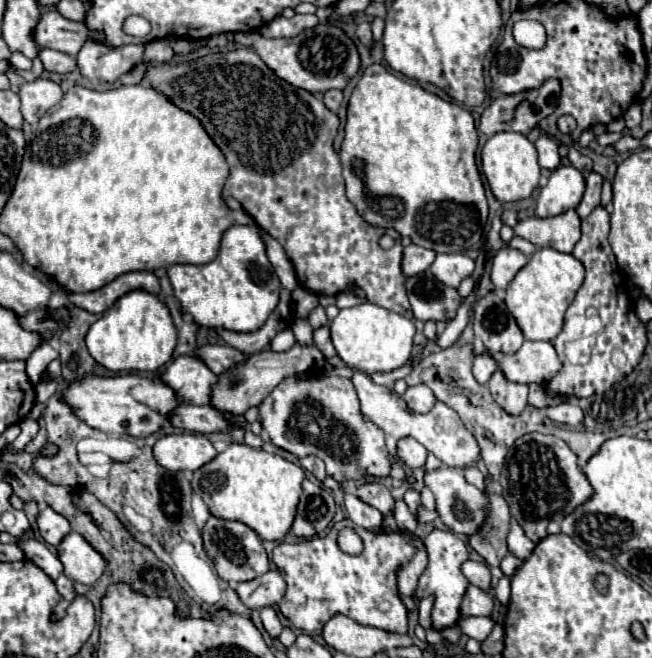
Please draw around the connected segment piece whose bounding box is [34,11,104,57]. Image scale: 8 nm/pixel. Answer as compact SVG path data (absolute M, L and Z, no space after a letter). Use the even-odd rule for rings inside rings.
M44 11L40 15L38 25L34 27L34 41L38 47L62 51L70 57L76 57L86 39L98 41L102 37L102 33L90 31L84 23L70 21L62 17L58 11Z

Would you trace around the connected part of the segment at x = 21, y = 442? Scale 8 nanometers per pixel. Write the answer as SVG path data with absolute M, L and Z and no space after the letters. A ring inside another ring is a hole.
M24 419L20 423L20 427L22 427L22 433L12 441L12 447L24 447L36 435L36 431L38 431L38 423L32 421L32 419Z

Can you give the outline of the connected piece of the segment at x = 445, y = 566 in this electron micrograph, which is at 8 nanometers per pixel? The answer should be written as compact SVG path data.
M434 529L426 537L426 549L428 549L428 567L420 575L416 597L426 597L426 595L436 597L436 603L432 609L432 625L434 625L434 629L442 631L446 627L456 625L458 617L460 617L460 603L462 603L462 597L468 587L468 581L462 575L460 565L468 559L468 551L466 551L464 541L458 535L454 535L450 531L438 531L438 529Z

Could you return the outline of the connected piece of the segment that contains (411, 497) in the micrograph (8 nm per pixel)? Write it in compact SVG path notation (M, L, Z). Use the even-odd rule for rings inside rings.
M408 489L404 495L404 501L410 509L410 513L414 513L414 519L418 519L418 505L420 505L420 493L416 493L414 489Z

